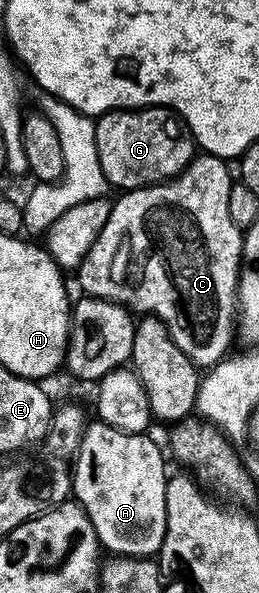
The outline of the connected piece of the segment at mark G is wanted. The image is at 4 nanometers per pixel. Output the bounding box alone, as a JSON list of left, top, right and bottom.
[95,107,194,190]

